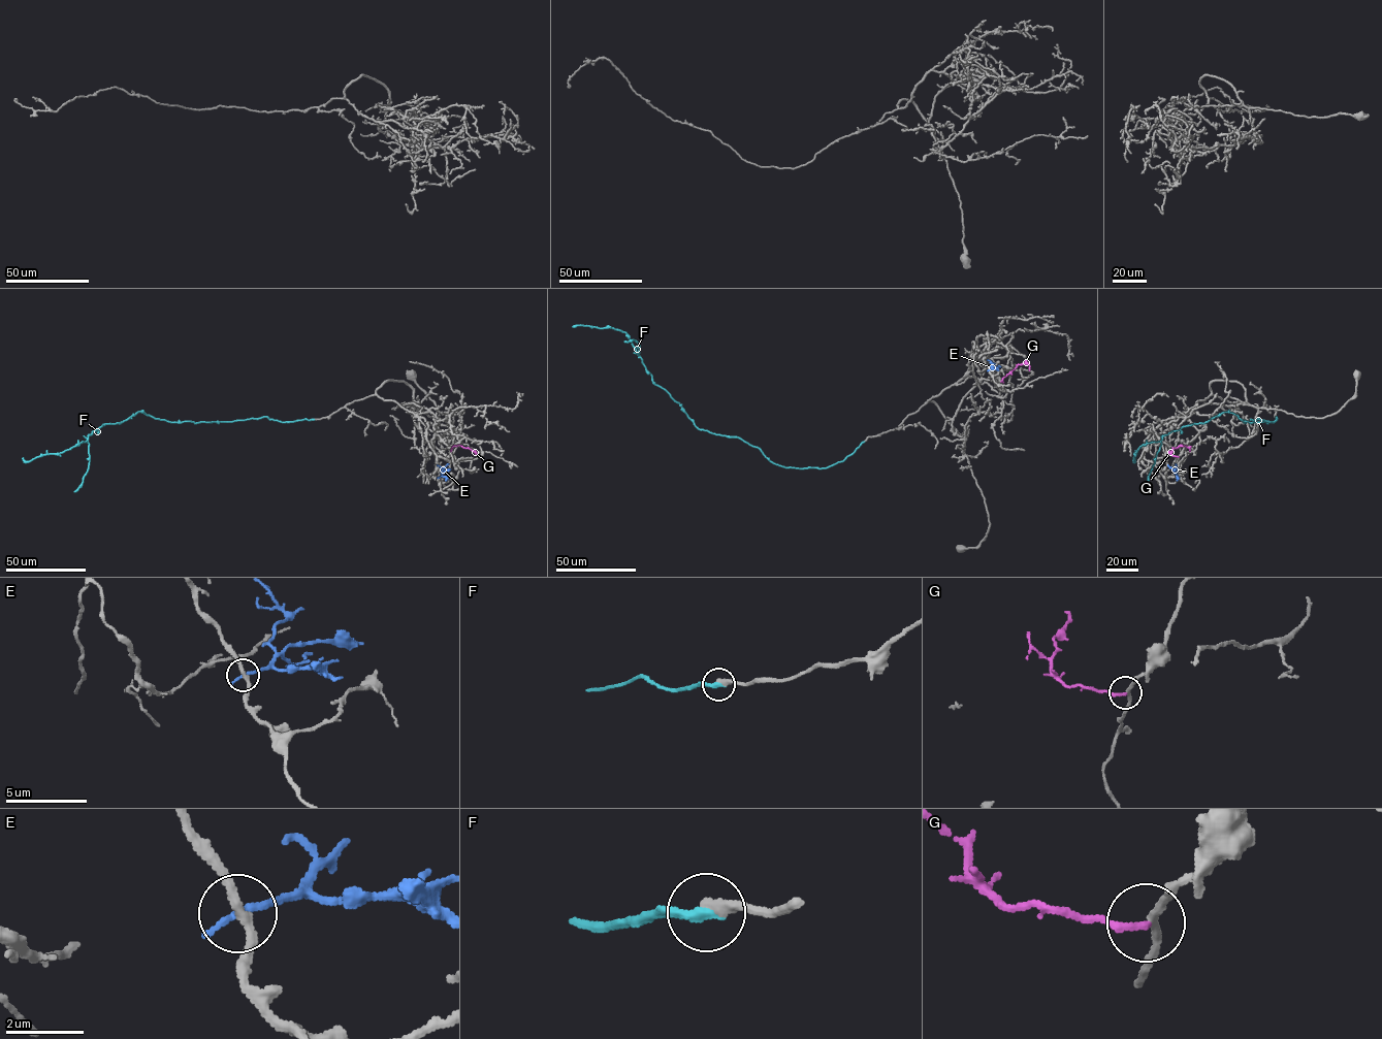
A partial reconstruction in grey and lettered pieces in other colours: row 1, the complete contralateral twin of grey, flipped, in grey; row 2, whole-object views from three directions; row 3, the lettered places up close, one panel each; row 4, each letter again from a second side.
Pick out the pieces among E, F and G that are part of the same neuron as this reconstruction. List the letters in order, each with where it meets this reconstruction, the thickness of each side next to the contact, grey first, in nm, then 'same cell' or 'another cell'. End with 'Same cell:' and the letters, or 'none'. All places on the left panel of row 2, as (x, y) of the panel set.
E: (439, 478) | 240/240 nm | another cell
F: (313, 419) | 280/320 nm | another cell
G: (479, 456) | 190/180 nm | another cell
Same cell: none

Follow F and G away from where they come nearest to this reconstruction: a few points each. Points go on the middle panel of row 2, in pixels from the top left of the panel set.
F: (863, 442), (827, 467), (773, 463), (738, 437), (699, 429), (655, 385), (624, 332), (573, 326)
G: (1029, 370), (1027, 363), (1018, 364), (1001, 382)

